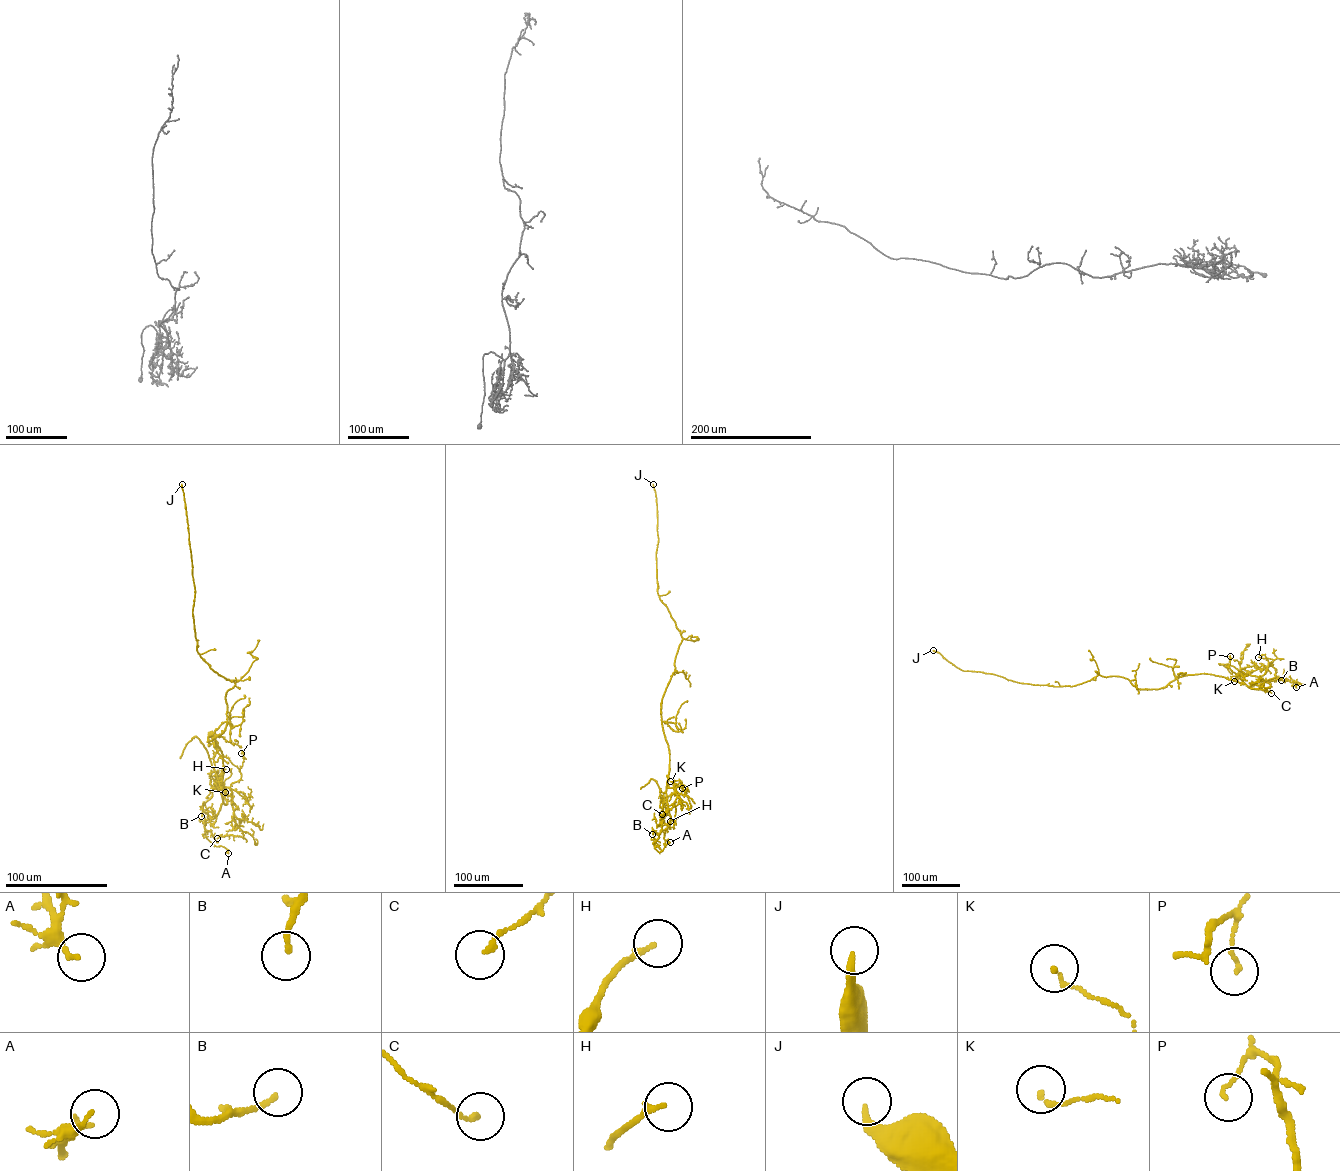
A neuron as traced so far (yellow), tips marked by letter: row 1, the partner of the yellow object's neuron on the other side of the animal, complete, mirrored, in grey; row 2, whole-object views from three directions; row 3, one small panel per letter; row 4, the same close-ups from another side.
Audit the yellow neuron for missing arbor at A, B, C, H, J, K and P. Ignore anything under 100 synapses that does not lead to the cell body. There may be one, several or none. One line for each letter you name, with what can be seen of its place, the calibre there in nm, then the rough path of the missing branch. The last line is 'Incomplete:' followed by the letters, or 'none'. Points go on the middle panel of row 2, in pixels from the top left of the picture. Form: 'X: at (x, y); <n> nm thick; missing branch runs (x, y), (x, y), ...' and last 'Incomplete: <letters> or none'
J: at (653, 484); 220 nm thick
Incomplete: J

